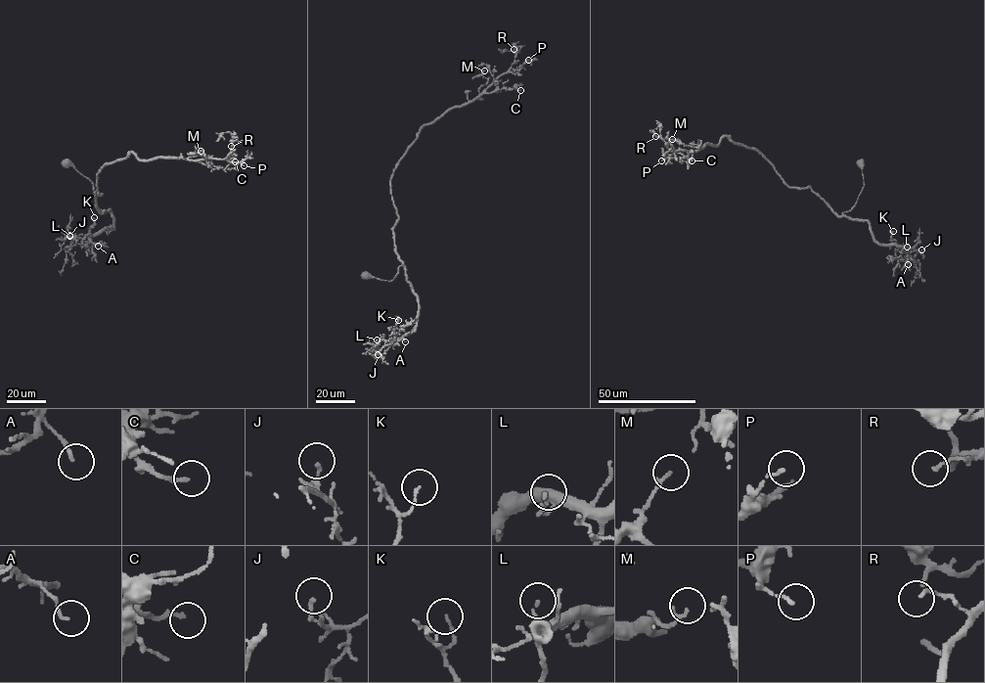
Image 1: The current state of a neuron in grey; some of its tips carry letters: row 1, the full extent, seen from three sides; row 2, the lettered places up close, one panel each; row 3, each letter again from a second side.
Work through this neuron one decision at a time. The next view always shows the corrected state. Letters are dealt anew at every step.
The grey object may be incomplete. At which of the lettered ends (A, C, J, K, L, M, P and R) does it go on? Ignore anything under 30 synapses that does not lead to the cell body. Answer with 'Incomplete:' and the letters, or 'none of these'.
Incomplete: C

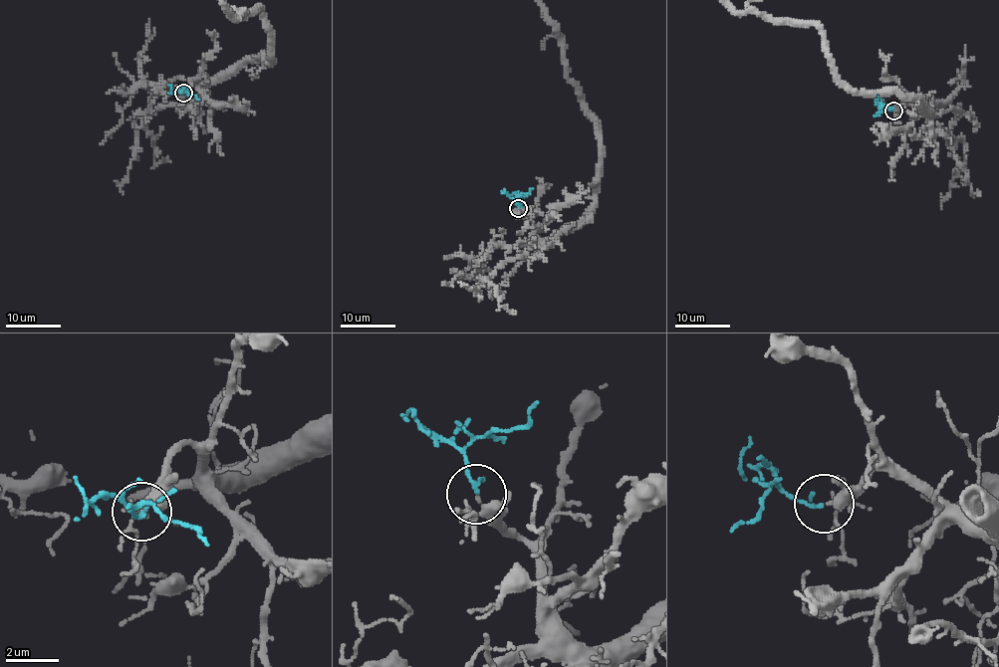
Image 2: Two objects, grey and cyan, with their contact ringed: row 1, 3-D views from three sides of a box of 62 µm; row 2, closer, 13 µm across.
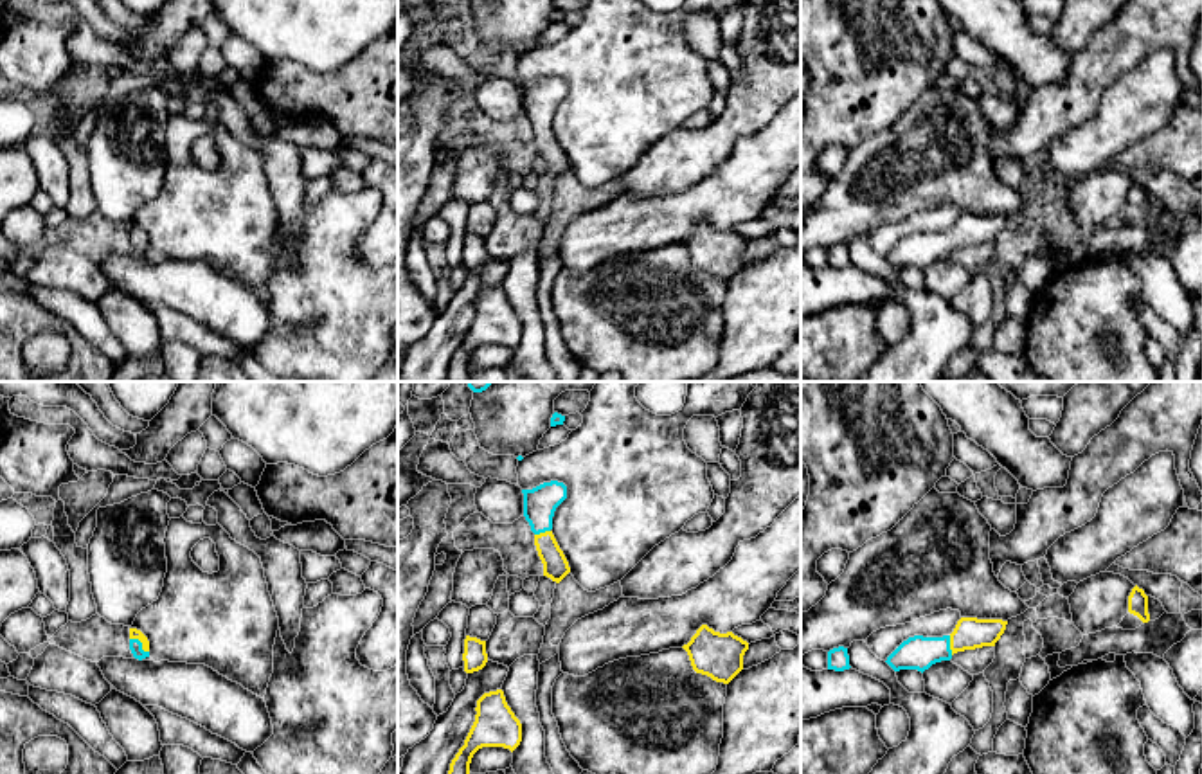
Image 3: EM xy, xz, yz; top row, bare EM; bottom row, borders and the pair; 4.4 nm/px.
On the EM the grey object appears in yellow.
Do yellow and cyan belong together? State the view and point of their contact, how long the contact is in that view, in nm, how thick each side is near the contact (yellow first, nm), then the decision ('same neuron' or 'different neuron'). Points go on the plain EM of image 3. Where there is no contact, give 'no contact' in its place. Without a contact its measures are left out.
meets yellow in xy at (141, 238); contact 110 nm long; 50 nm thick on the yellow side, 60 nm on the other; same neuron

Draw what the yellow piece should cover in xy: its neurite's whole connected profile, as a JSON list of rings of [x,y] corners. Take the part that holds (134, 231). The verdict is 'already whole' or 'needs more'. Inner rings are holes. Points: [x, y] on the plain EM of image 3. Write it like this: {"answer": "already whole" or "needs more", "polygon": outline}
{"answer": "needs more", "polygon": [[[130,225],[130,247],[131,247],[133,254],[139,257],[149,254],[149,238],[137,225]]]}

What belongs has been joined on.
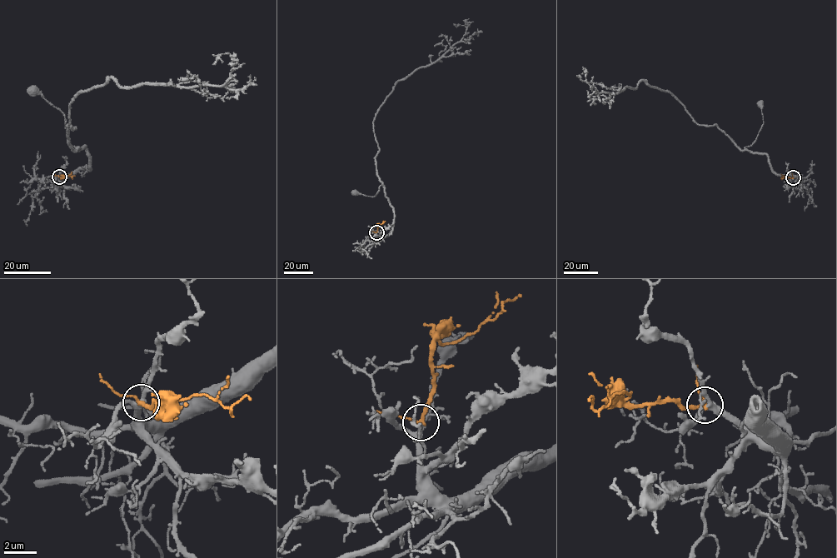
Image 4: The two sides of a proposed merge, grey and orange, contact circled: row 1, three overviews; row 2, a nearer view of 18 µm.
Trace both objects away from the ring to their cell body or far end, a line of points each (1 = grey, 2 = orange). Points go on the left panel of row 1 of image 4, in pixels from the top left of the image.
1: (58, 176), (89, 170), (90, 156), (85, 146), (71, 146), (62, 111), (33, 91)
2: (58, 176), (74, 176)

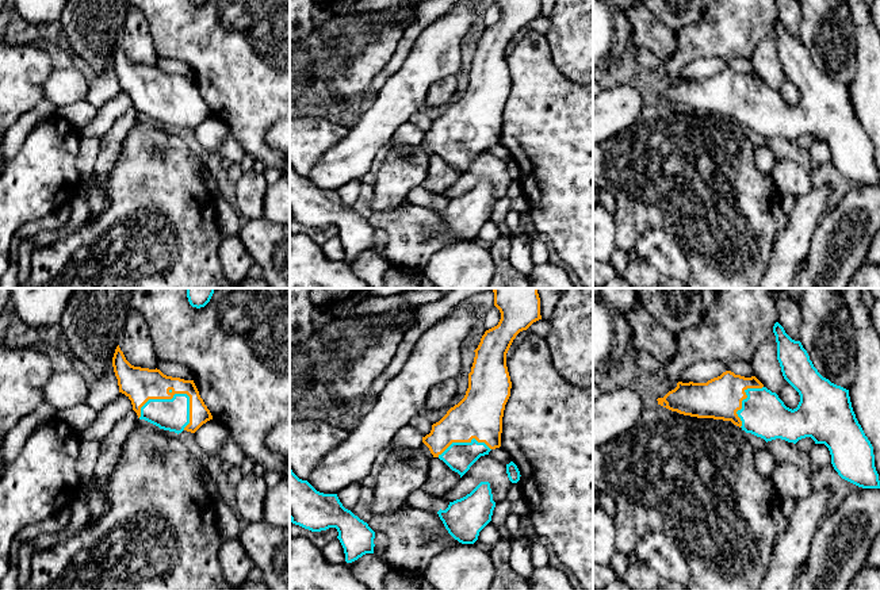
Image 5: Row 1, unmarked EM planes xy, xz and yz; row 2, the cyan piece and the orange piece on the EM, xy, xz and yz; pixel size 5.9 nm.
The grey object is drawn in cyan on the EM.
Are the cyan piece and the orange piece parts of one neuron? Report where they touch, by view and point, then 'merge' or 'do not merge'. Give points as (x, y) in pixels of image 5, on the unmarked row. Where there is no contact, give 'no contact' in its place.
xy (160, 96) | merge

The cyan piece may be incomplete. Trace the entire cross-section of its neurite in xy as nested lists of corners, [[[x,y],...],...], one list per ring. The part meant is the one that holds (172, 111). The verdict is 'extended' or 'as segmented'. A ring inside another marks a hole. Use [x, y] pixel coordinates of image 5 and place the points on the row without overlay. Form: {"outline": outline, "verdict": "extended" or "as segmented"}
{"outline": [[[119,42],[112,54],[119,89],[133,101],[139,116],[160,126],[181,130],[195,130],[213,112],[194,77],[164,72],[160,66],[131,62]]], "verdict": "extended"}

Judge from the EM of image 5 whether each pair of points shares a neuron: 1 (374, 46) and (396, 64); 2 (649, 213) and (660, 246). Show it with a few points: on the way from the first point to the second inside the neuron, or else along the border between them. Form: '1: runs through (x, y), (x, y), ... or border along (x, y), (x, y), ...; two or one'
1: border along (404, 30), (390, 60), (370, 84); two
2: border along (634, 246), (647, 230), (662, 230), (681, 248); two

